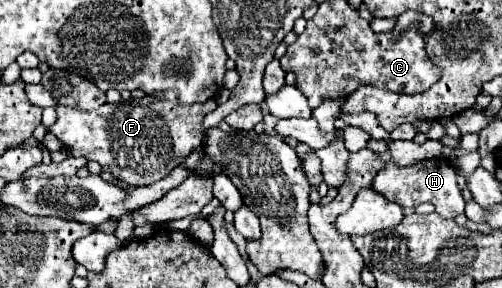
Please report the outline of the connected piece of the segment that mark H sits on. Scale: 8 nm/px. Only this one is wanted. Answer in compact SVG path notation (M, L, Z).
M431 158L419 164L411 164L411 166L399 166L395 162L385 162L385 168L381 168L379 174L373 178L371 188L383 194L387 200L397 202L403 208L415 208L421 202L431 202L437 214L443 218L455 218L463 214L463 208L465 208L465 200L457 184L457 170L447 158L439 158L439 160Z

